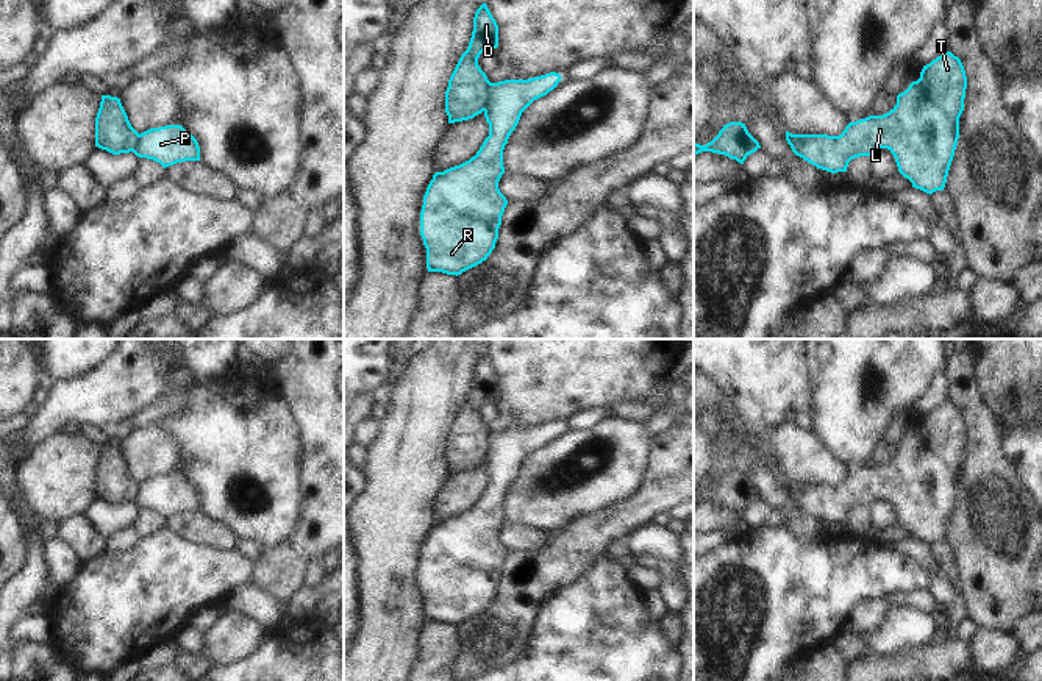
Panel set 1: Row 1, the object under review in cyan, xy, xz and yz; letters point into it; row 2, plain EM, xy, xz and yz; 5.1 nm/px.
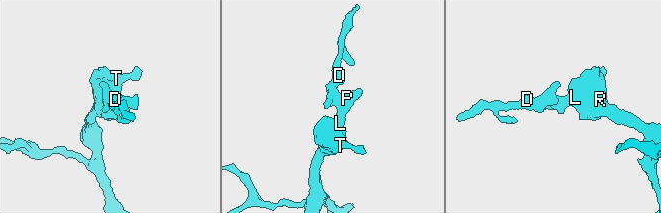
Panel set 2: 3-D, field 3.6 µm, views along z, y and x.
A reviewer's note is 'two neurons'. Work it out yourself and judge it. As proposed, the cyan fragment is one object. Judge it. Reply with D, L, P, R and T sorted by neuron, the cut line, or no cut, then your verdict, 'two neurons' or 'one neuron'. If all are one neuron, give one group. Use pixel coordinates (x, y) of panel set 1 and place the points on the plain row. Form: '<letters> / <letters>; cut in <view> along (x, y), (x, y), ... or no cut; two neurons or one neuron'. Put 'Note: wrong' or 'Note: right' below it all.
D / L P R T; cut in xz along (492, 433), (483, 459); two neurons
Note: right

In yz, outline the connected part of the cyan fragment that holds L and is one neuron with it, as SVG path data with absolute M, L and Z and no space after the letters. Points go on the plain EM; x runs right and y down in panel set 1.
M947 401L923 415L920 428L897 445L897 455L889 462L850 472L839 486L795 484L786 490L797 506L831 523L847 522L851 509L887 498L895 508L898 522L912 533L912 537L931 545L944 540L947 533L959 489L965 439L967 426L962 412Z

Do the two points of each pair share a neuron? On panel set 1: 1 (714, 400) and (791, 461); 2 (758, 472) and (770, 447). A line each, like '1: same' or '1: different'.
1: same
2: different

